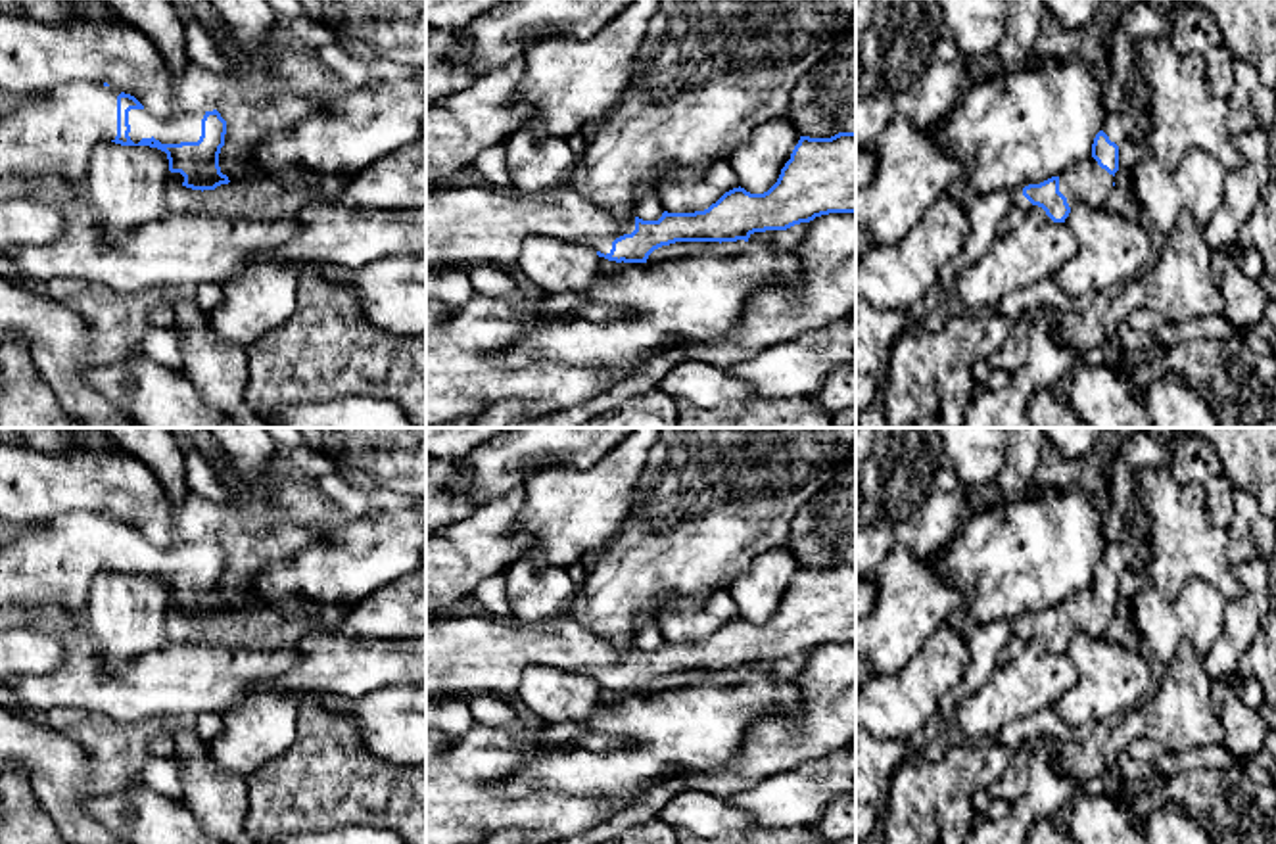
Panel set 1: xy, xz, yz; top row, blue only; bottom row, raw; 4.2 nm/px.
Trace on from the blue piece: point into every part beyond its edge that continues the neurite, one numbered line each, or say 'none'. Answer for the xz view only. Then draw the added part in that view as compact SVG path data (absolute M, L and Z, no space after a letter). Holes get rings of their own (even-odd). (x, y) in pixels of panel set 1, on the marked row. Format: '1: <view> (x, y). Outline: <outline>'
1: xz (467, 227). Outline: M566 182L532 194L512 194L495 186L447 186L426 194L426 274L437 265L472 269L516 265L528 236L547 236L610 253L612 242L635 230L635 215L618 223Z

